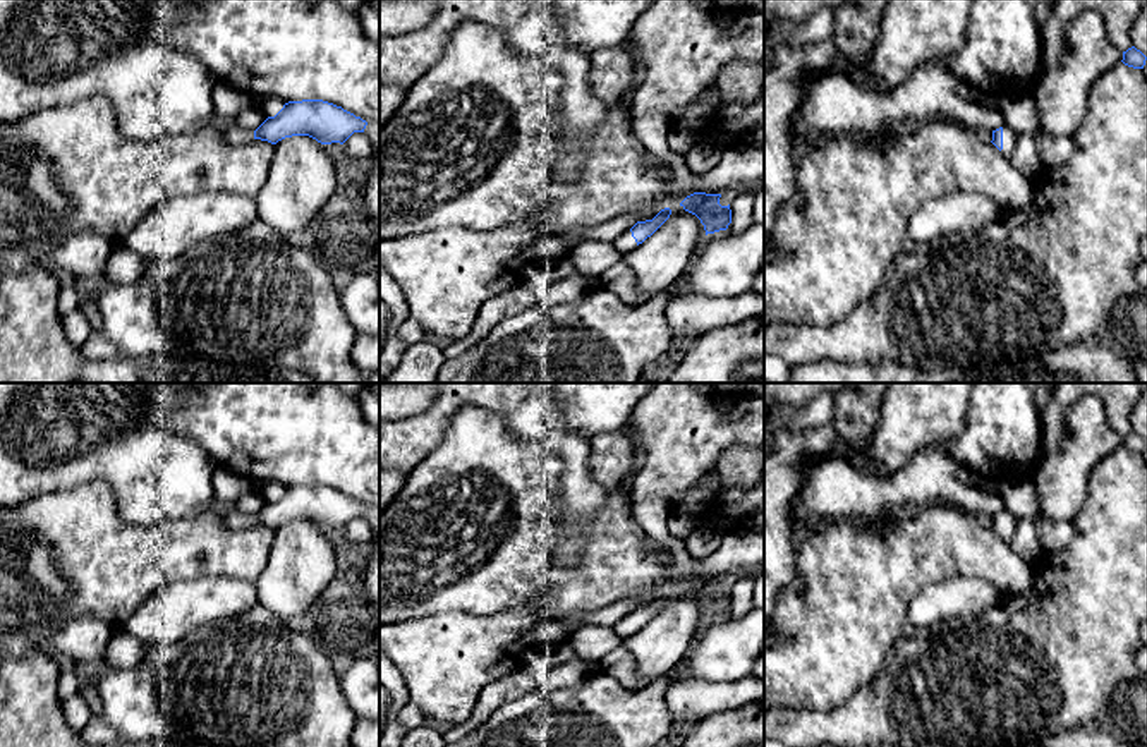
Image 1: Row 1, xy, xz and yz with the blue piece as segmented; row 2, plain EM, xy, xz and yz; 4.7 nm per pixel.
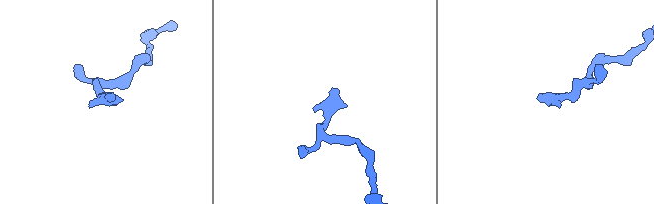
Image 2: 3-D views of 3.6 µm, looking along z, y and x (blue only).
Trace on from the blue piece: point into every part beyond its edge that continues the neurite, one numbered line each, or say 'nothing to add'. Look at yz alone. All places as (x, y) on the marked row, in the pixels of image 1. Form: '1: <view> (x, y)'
1: yz (1008, 136)

